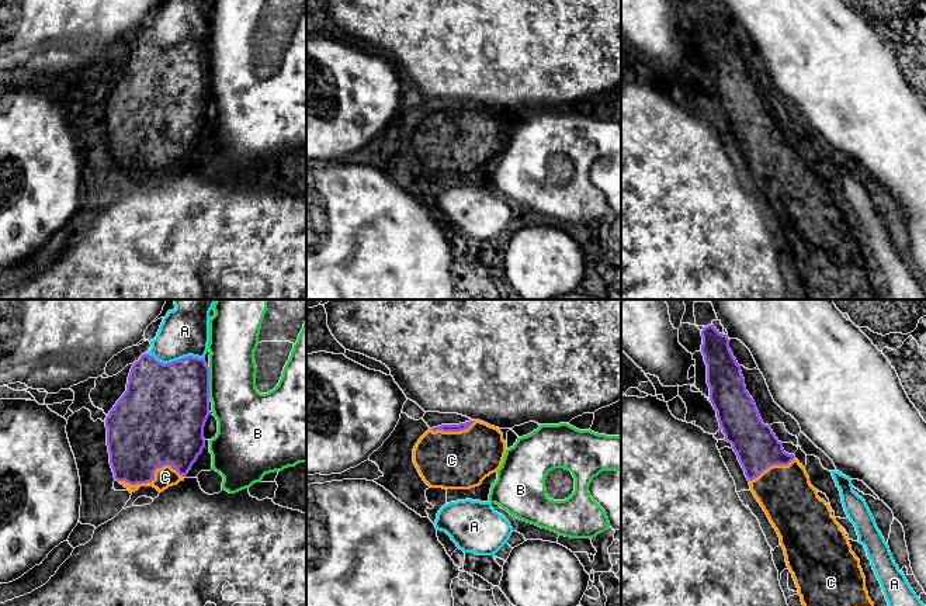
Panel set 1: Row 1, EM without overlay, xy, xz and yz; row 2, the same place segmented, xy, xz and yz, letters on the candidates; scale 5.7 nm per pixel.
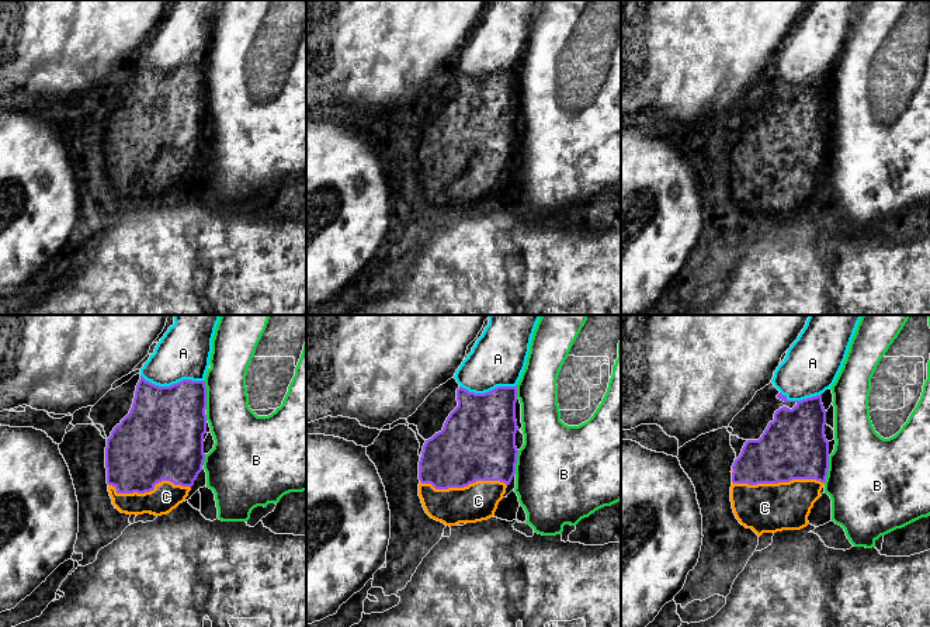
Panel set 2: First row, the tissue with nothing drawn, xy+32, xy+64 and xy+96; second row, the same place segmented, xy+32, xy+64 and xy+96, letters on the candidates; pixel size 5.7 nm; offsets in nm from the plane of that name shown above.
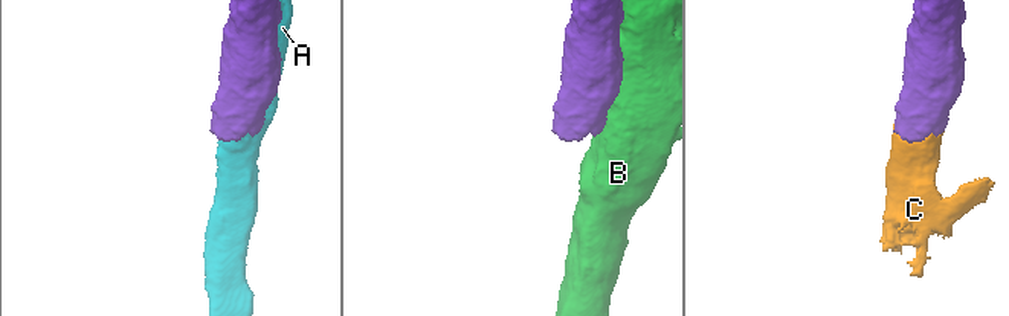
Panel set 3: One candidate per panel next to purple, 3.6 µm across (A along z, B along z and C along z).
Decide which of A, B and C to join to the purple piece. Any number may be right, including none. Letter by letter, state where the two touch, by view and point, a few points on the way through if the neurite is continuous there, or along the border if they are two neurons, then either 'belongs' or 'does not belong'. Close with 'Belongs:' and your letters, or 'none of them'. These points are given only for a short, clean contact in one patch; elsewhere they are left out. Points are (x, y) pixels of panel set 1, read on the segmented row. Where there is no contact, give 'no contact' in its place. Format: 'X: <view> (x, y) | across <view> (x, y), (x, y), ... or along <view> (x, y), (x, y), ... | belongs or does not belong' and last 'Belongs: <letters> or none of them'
A: xy (174, 362) | does not belong
B: xy (208, 383) | does not belong
C: xy (153, 478) | belongs
Belongs: C

